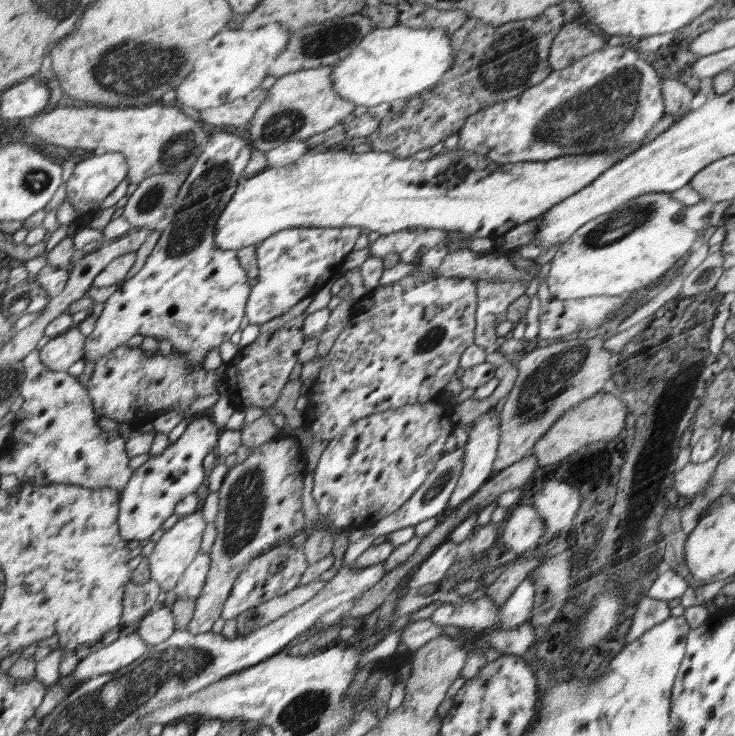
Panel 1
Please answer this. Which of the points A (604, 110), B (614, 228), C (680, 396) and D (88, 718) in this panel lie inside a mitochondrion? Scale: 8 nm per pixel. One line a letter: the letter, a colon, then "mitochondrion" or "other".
A: mitochondrion
B: mitochondrion
C: mitochondrion
D: mitochondrion

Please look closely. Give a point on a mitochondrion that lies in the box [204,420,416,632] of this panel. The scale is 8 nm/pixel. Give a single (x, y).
(246, 501)

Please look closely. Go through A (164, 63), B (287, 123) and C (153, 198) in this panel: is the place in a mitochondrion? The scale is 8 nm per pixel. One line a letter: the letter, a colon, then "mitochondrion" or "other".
A: mitochondrion
B: mitochondrion
C: mitochondrion

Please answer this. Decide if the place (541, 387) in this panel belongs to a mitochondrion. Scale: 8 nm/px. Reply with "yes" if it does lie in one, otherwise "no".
yes

